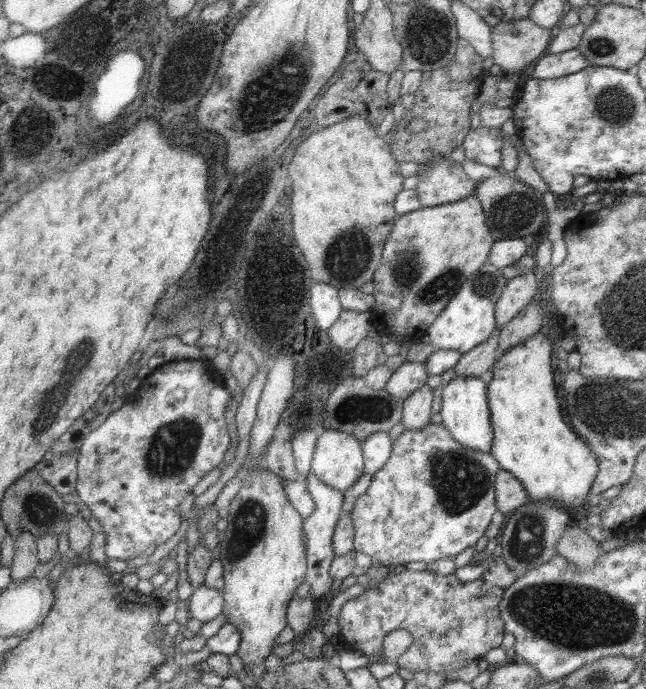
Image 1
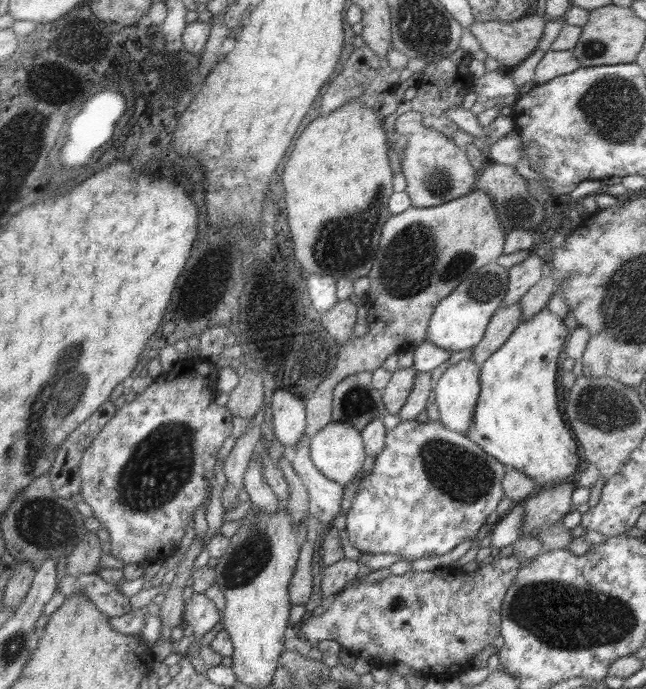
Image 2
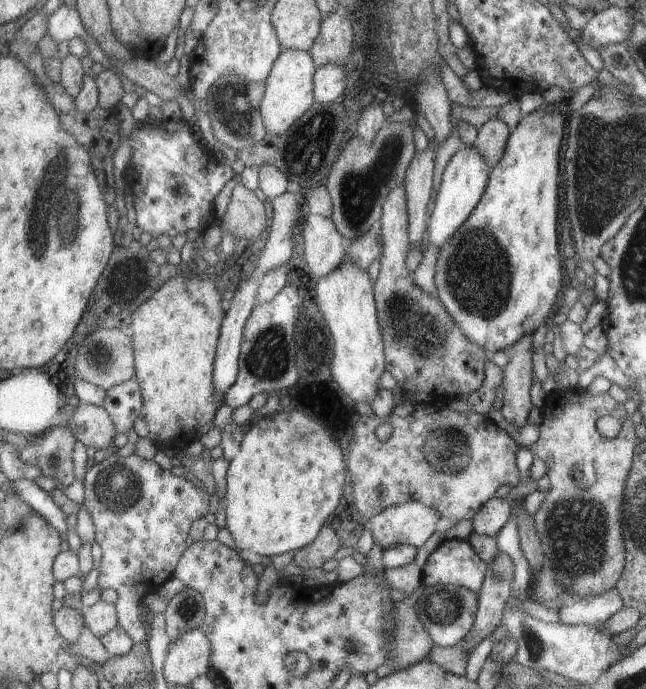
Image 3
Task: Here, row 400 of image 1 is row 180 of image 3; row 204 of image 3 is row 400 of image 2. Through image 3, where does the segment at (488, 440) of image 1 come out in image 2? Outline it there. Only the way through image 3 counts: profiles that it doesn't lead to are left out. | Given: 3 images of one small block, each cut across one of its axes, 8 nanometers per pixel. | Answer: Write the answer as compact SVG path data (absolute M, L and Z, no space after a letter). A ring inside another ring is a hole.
M463 359L457 363L449 365L446 370L439 376L433 388L436 409L438 410L438 421L445 428L464 434L468 429L470 418L480 391L480 366L475 360Z

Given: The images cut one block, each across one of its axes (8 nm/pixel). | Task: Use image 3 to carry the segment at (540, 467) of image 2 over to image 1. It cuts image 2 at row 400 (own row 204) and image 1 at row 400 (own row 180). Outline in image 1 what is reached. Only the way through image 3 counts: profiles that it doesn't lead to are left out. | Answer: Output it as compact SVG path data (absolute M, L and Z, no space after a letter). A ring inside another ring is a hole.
M559 325L550 331L537 331L531 338L507 349L487 371L486 397L489 405L489 418L493 433L489 449L490 455L501 469L510 472L530 501L549 500L559 507L579 507L587 502L591 484L596 477L598 460L584 440L563 421L559 399L555 396L555 384L551 374L551 353L555 348L553 341L562 336Z

